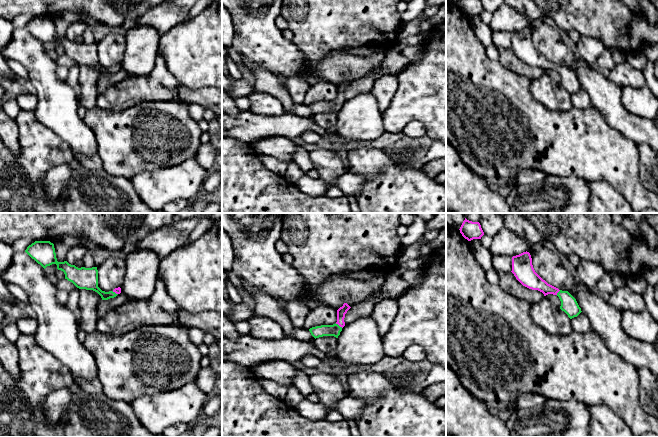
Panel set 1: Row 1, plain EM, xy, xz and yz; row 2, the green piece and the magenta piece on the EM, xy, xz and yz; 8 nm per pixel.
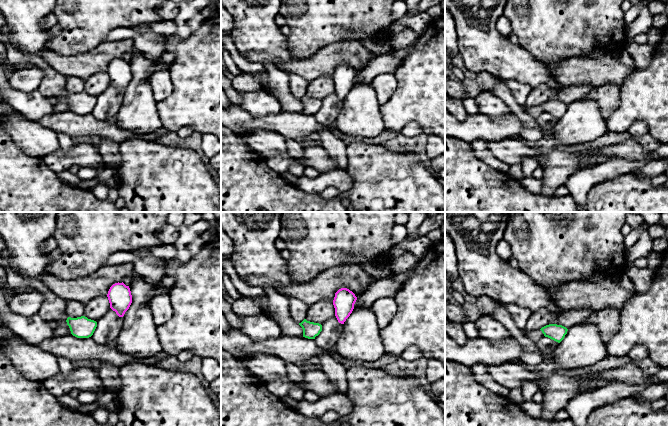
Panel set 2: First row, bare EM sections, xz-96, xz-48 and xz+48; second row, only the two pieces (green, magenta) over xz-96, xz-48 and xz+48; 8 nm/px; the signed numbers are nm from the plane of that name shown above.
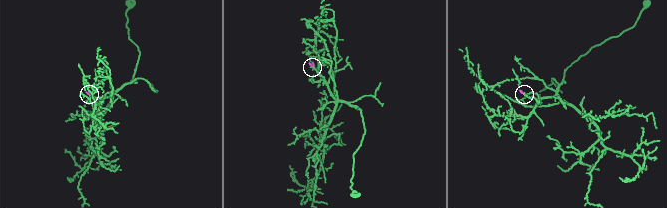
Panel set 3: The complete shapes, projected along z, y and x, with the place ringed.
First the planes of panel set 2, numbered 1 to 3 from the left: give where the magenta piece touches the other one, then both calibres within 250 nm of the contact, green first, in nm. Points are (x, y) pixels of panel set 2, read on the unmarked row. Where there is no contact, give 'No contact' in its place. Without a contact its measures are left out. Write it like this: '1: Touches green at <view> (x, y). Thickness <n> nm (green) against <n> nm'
1: No contact
2: No contact
3: No contact

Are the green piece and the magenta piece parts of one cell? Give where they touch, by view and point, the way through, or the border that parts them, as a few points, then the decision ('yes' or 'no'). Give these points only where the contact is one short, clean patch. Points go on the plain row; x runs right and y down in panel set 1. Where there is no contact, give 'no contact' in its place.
contact xz (338, 101); way xz (334, 106), (338, 101), (341, 88); yes

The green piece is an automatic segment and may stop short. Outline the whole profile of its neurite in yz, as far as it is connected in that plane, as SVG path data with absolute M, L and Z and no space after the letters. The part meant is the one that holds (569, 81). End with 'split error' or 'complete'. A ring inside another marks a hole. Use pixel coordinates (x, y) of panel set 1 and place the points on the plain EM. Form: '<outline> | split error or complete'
M523 28L512 33L512 47L516 55L525 63L538 66L544 70L557 71L561 77L560 85L570 95L577 93L582 87L576 75L568 68L548 60L534 46L529 28Z | split error

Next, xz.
M344 79L342 83L337 86L337 98L333 101L321 101L309 105L311 111L316 115L323 112L334 112L338 114L342 104L345 102L345 90L351 83Z | split error

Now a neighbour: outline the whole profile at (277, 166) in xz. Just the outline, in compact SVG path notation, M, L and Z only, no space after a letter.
M250 144L250 147L252 151L262 159L263 164L271 171L285 176L287 168L288 168L288 163L277 160L273 157L265 157L260 151L258 151L253 144Z

